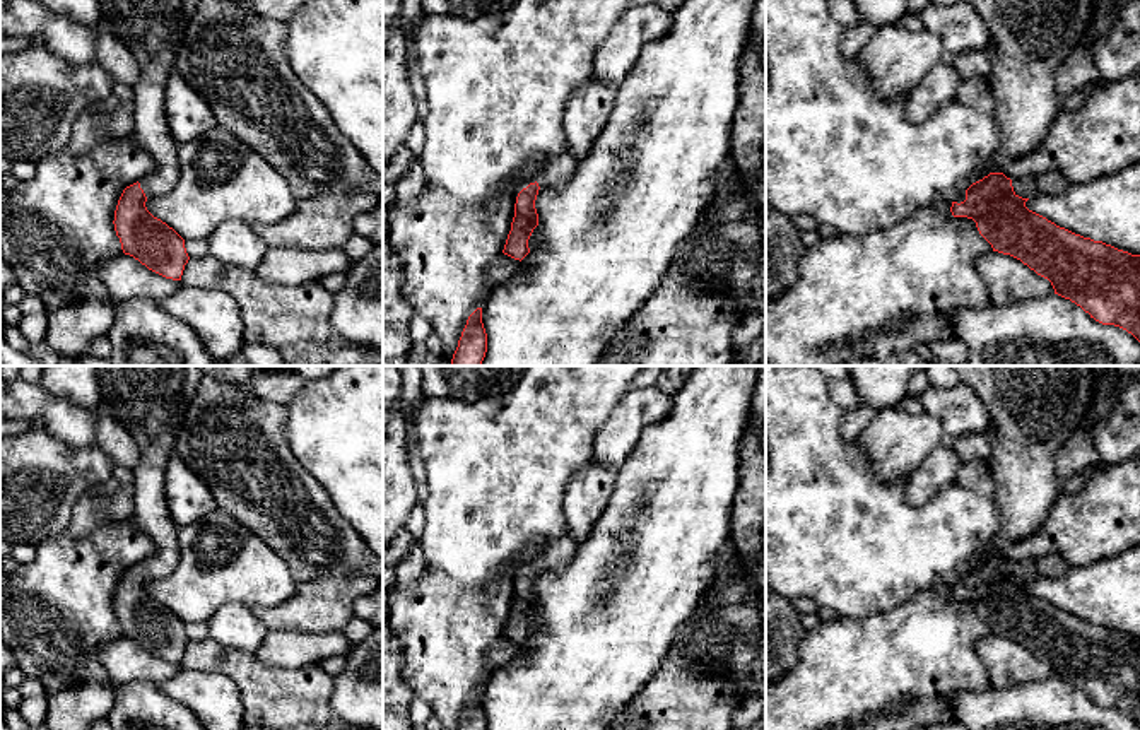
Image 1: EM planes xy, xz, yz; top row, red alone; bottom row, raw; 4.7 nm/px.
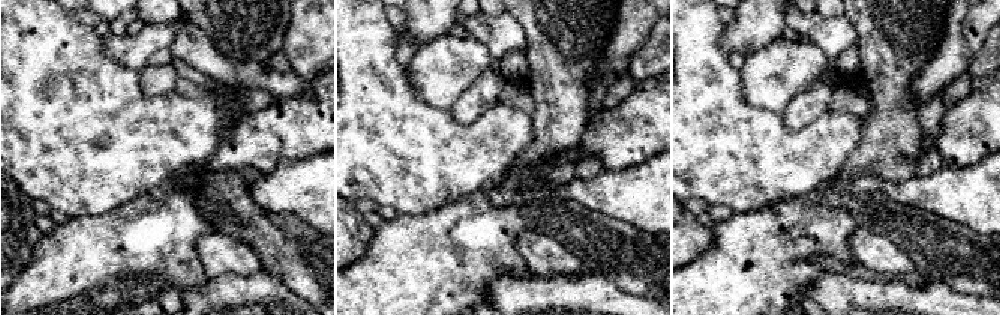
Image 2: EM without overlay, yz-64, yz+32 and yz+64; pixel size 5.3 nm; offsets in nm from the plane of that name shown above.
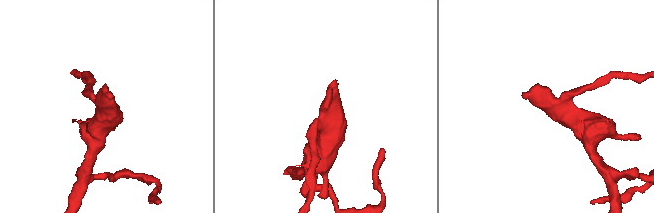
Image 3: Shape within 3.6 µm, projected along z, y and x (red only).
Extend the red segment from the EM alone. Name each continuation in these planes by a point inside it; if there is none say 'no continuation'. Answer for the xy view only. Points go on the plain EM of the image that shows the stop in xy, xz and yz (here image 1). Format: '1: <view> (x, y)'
1: xy (149, 402)

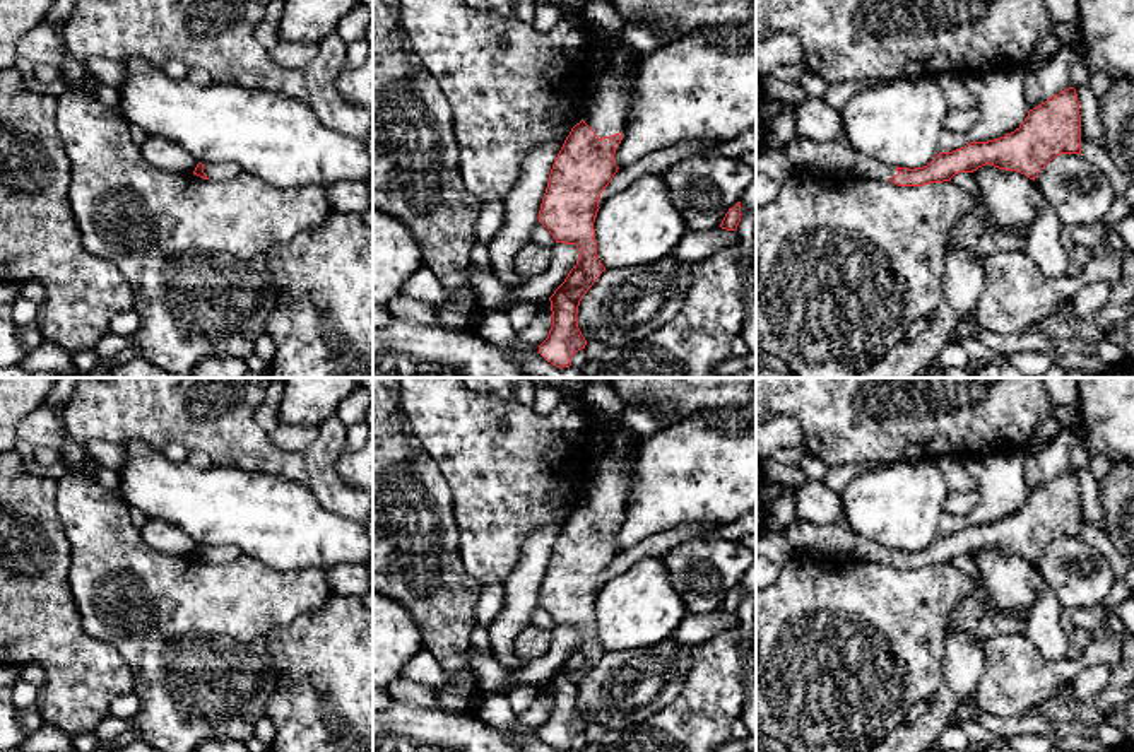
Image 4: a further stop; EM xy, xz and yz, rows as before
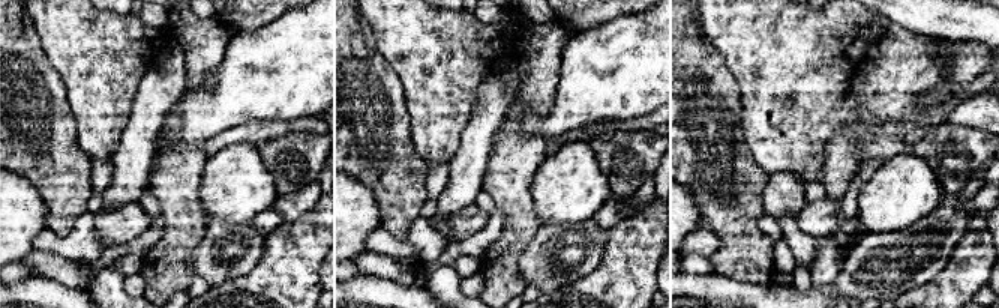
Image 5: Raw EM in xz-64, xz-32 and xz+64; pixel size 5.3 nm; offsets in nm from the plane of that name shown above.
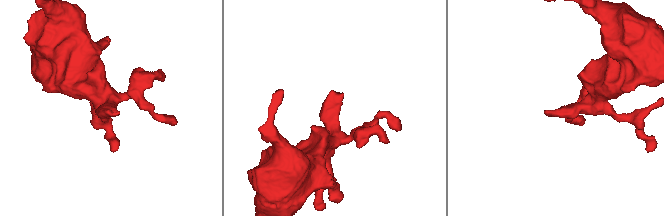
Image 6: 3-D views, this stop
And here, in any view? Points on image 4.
1: xz (604, 493)

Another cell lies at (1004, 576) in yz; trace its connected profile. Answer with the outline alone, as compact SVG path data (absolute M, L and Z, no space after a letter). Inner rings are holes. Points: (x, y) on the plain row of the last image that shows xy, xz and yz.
M990 547L972 557L977 566L975 583L985 590L987 602L999 612L1028 617L1037 598L1030 581L1035 564Z

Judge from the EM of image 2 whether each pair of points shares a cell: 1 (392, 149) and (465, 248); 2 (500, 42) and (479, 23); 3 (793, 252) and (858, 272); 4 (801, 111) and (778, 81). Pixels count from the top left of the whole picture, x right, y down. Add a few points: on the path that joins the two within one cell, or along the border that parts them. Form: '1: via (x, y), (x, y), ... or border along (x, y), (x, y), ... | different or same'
1: border along (468, 195), (428, 212), (402, 215) | different
2: via (495, 38), (483, 27) | same
3: border along (820, 260), (835, 258), (843, 263), (856, 263) | different
4: border along (817, 77), (781, 113) | different

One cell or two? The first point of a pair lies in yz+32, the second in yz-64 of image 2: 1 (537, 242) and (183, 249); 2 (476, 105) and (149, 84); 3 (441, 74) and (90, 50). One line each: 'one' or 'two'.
1: two
2: one
3: two

